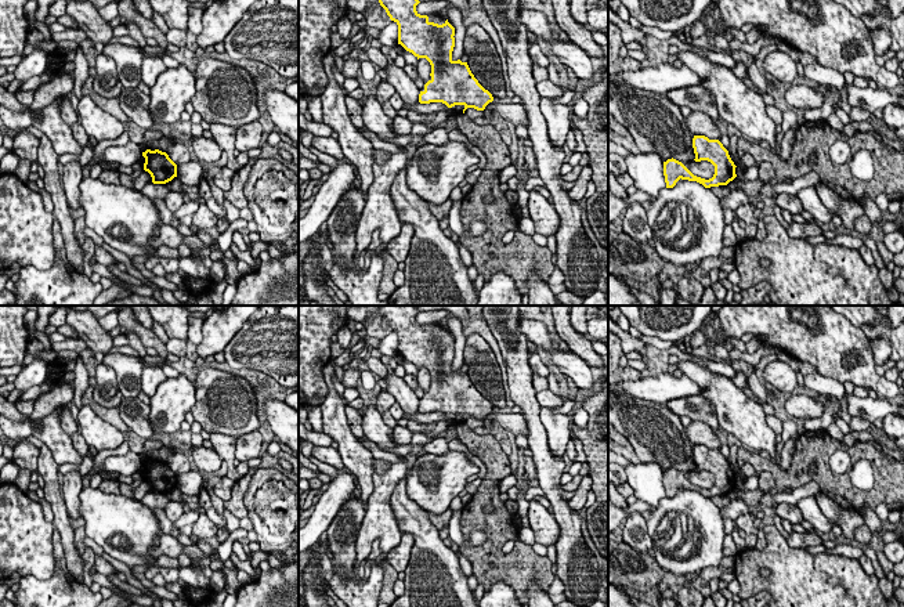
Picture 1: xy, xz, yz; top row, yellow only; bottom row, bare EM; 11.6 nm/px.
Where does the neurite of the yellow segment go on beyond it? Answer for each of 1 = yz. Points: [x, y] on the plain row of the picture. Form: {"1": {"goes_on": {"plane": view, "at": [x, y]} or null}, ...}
{"1": {"goes_on": null}}

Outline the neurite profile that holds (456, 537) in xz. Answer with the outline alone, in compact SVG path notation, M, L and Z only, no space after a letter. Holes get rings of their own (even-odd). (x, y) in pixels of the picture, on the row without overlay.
M462 510L453 512L451 520L449 520L449 539L452 543L456 543L460 546L464 542L463 532L460 531L460 517L462 517Z

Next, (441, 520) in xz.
M448 509L442 514L438 514L438 516L427 512L430 521L438 528L438 531L449 525L449 520L452 514L453 514L452 509Z

